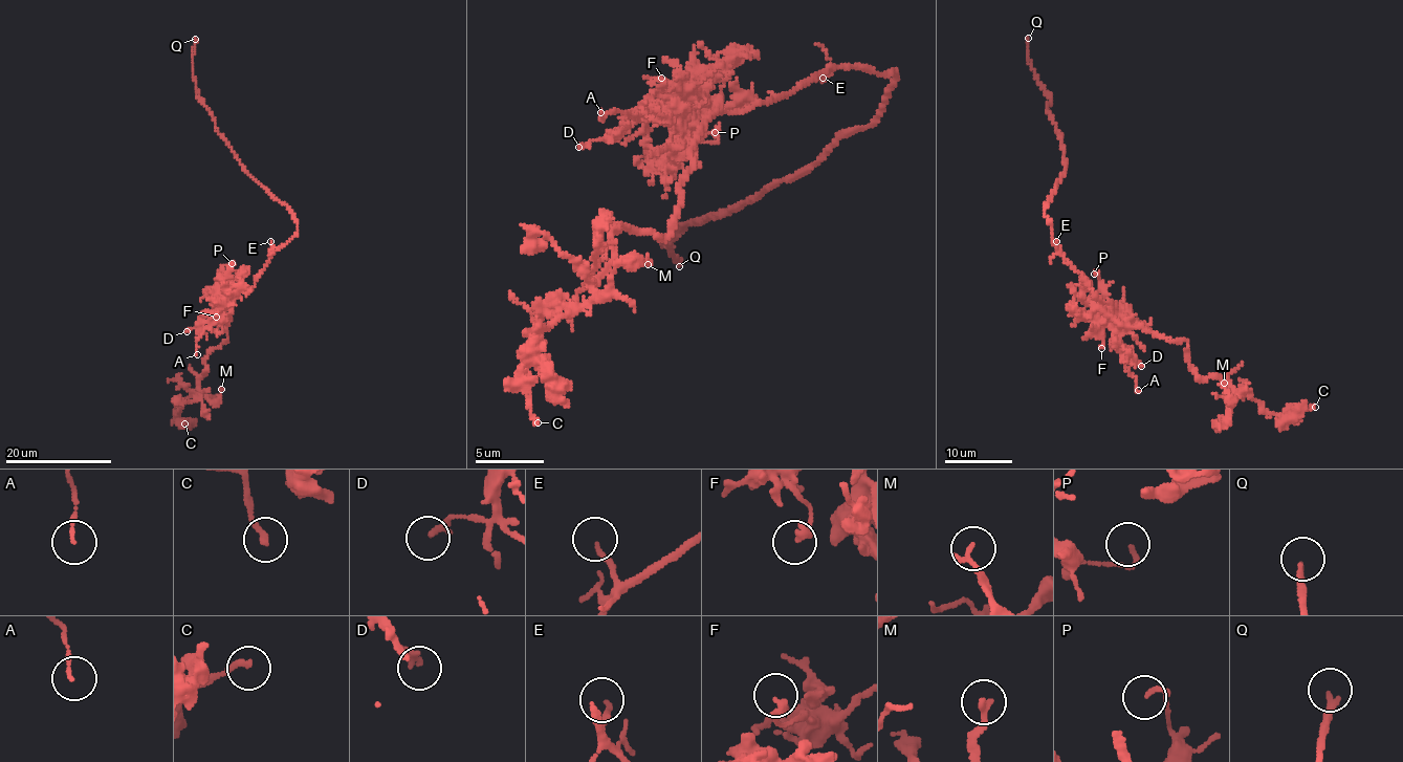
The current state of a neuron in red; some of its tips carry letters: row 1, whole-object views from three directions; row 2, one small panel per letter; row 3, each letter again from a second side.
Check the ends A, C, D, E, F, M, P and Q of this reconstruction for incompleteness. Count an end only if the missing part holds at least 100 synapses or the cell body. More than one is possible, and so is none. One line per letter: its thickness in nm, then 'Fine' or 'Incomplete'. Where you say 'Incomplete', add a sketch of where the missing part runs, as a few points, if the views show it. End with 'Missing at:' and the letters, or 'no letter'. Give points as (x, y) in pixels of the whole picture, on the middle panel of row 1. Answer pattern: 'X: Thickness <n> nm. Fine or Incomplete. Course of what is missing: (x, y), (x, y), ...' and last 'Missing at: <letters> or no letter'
A: Thickness 140 nm. Fine
C: Thickness 200 nm. Fine
D: Thickness 200 nm. Fine
E: Thickness 140 nm. Fine
F: Thickness 240 nm. Fine
M: Thickness 200 nm. Fine
P: Thickness 140 nm. Fine
Q: Thickness 200 nm. Incomplete. Course of what is missing: (679, 266), (683, 287), (724, 303), (754, 303), (766, 310), (760, 309)
Missing at: Q

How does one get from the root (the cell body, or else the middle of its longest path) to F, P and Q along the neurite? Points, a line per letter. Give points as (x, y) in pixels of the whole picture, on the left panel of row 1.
F: (275, 249), (253, 286), (237, 294), (233, 287), (216, 317)
P: (275, 249), (253, 286), (241, 292), (237, 294), (231, 285), (216, 282), (224, 266), (232, 263)
Q: (275, 249), (293, 237), (297, 219), (291, 210), (247, 173), (217, 130), (195, 85), (195, 39)

